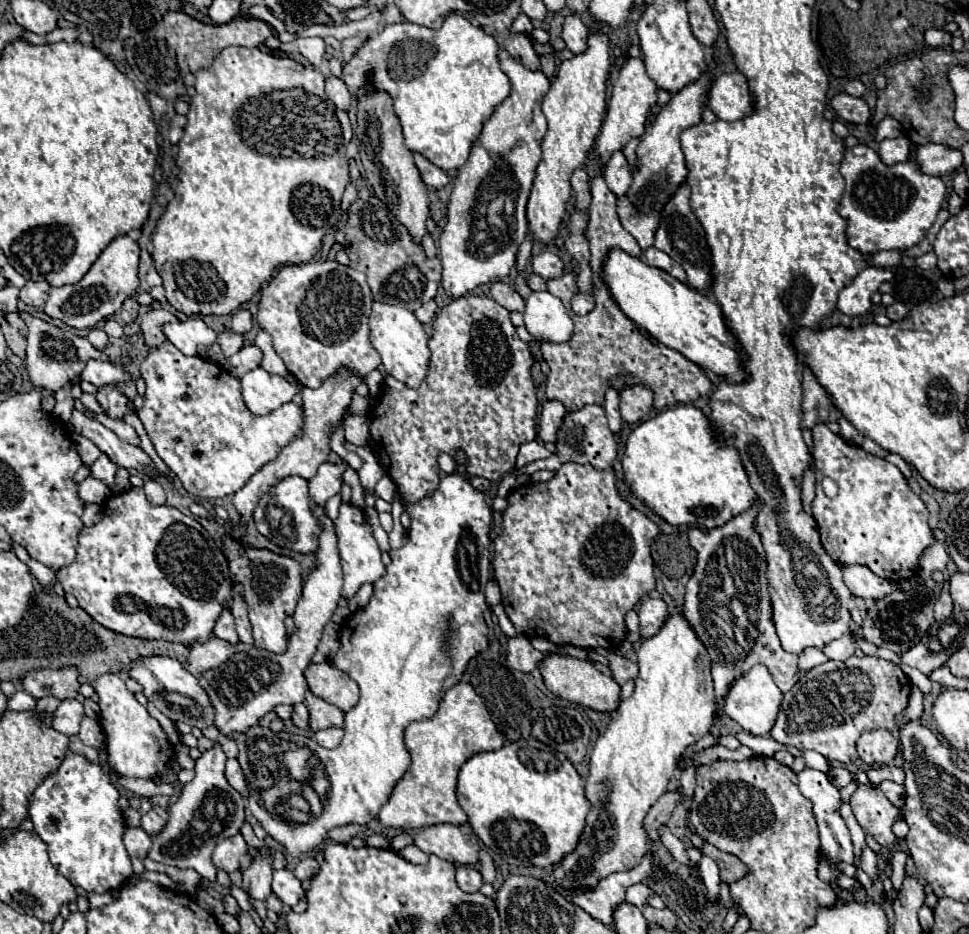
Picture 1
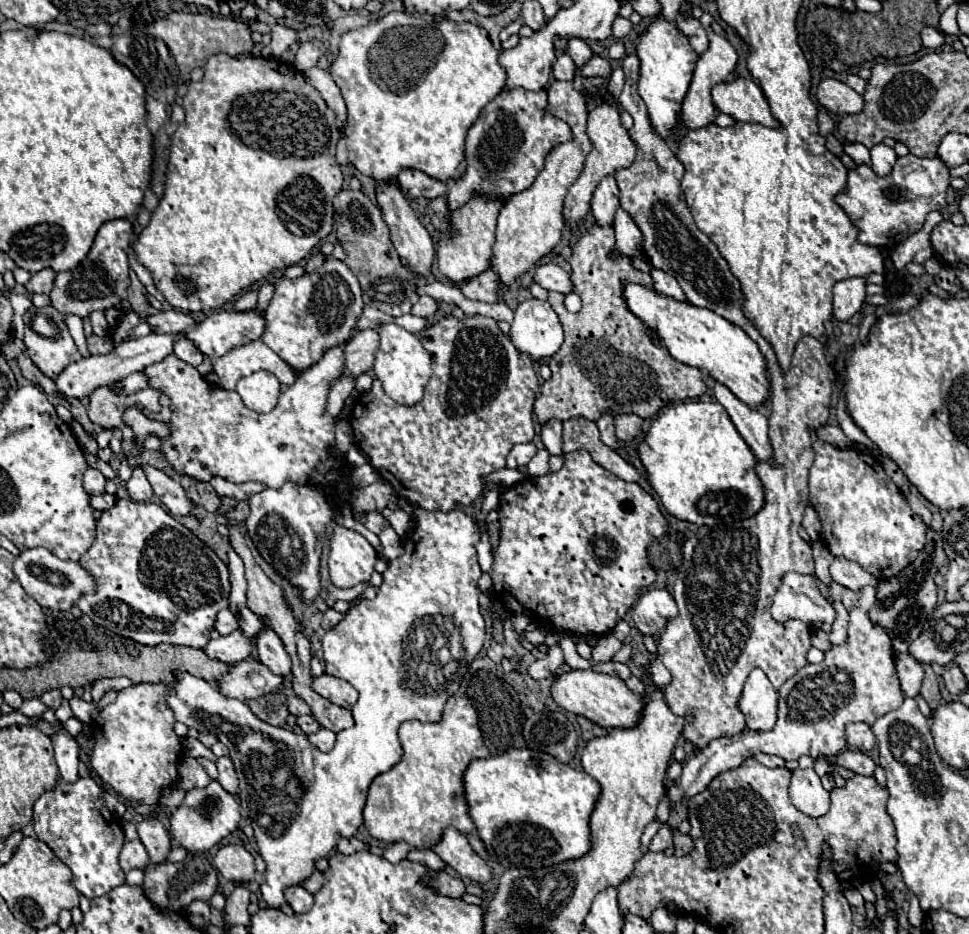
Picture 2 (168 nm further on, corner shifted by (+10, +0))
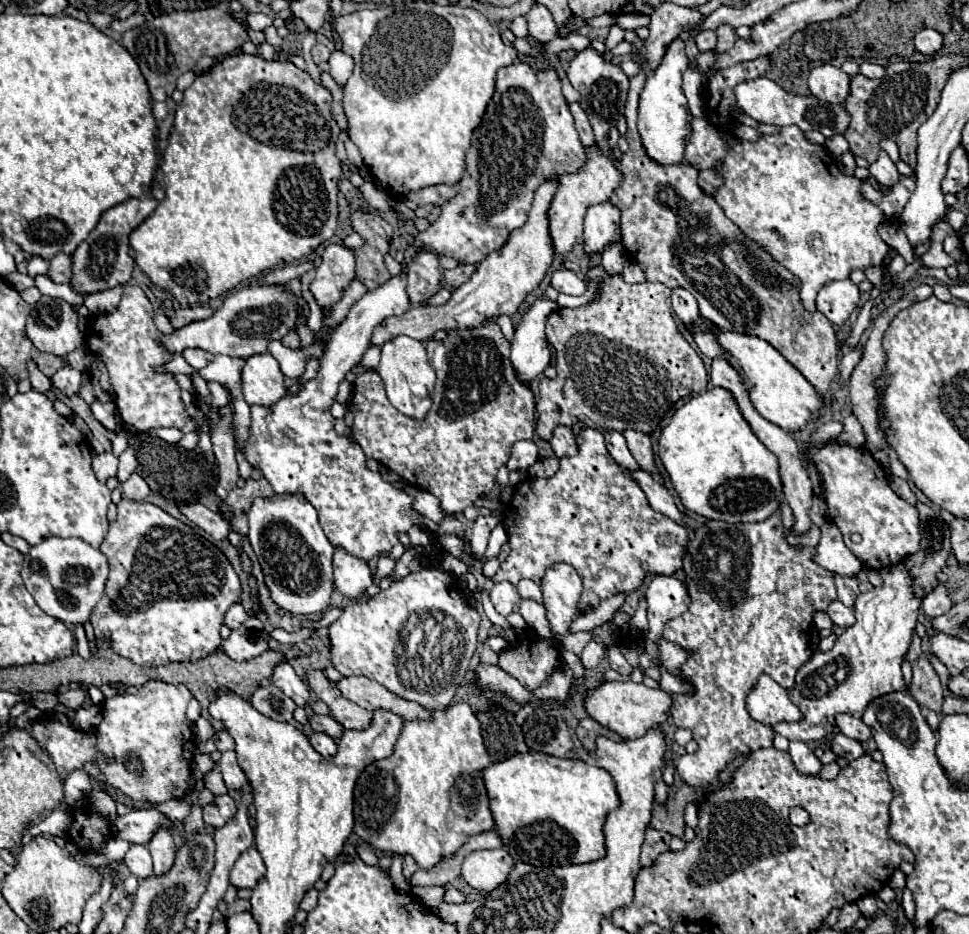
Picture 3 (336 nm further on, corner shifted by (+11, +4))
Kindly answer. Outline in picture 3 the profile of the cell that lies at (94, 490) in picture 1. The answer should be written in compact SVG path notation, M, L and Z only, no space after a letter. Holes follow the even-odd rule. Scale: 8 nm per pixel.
M101 452L93 456L93 470L95 476L99 478L99 482L107 482L107 478L117 476L117 456L113 456L113 452Z

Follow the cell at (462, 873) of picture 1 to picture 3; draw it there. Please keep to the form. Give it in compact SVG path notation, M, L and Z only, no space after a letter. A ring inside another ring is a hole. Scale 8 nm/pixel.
M431 886L431 888L411 888L411 894L427 908L437 908L443 902L443 894L445 890L439 886Z

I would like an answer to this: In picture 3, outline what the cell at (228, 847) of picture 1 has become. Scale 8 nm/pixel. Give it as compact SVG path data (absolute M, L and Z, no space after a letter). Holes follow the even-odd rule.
M249 848L233 864L231 884L235 888L253 890L257 886L257 882L263 878L263 874L265 874L265 864L263 864L261 854L257 852L257 848Z

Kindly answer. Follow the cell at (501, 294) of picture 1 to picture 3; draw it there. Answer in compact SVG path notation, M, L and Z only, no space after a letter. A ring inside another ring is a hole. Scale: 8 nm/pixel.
M461 264L453 270L445 270L443 276L445 276L445 282L451 286L451 288L459 288L463 282L467 282L467 278L471 278L471 274L475 272L475 266L471 264Z

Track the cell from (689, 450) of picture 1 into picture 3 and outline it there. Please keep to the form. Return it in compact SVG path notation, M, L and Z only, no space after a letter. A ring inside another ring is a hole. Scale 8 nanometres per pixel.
M711 388L685 402L659 438L659 456L685 508L725 522L767 520L783 502L777 456L753 434L733 394Z

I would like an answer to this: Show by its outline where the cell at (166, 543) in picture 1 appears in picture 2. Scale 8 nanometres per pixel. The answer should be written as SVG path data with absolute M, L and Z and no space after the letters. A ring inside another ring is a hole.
M118 498L110 510L104 510L96 522L96 540L88 552L78 560L84 570L96 580L96 592L82 594L76 606L90 616L98 626L110 632L130 638L134 642L156 644L180 644L190 648L204 648L210 640L210 630L218 610L228 608L228 568L226 564L196 538L186 526L174 520L162 506L152 502L134 502L132 498ZM142 550L144 550L144 580L142 580Z

